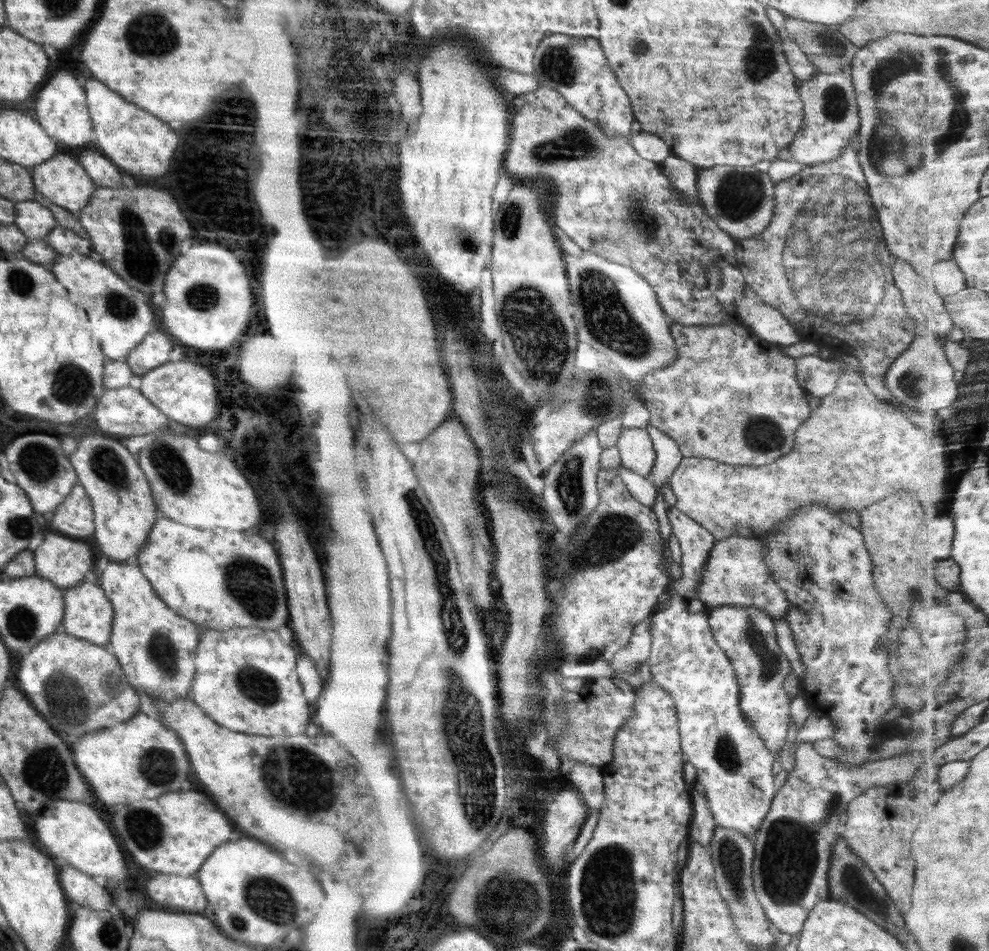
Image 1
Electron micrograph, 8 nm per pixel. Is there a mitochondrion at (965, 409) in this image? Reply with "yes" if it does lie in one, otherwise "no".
no

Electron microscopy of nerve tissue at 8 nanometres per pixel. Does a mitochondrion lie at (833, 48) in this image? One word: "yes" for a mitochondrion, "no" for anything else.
yes

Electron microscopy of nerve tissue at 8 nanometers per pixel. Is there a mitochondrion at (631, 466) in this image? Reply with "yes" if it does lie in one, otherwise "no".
no

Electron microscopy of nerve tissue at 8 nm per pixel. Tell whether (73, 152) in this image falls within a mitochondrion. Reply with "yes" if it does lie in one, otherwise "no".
no

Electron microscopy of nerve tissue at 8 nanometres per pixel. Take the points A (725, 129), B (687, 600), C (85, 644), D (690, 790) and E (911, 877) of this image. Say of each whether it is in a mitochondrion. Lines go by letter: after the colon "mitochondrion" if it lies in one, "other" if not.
A: other
B: other
C: other
D: other
E: other

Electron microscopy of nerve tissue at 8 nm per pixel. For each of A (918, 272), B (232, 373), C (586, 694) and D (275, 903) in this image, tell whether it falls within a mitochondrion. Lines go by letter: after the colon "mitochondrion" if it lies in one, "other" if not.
A: other
B: other
C: other
D: mitochondrion

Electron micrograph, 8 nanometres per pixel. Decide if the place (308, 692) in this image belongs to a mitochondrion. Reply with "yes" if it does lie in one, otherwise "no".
no

